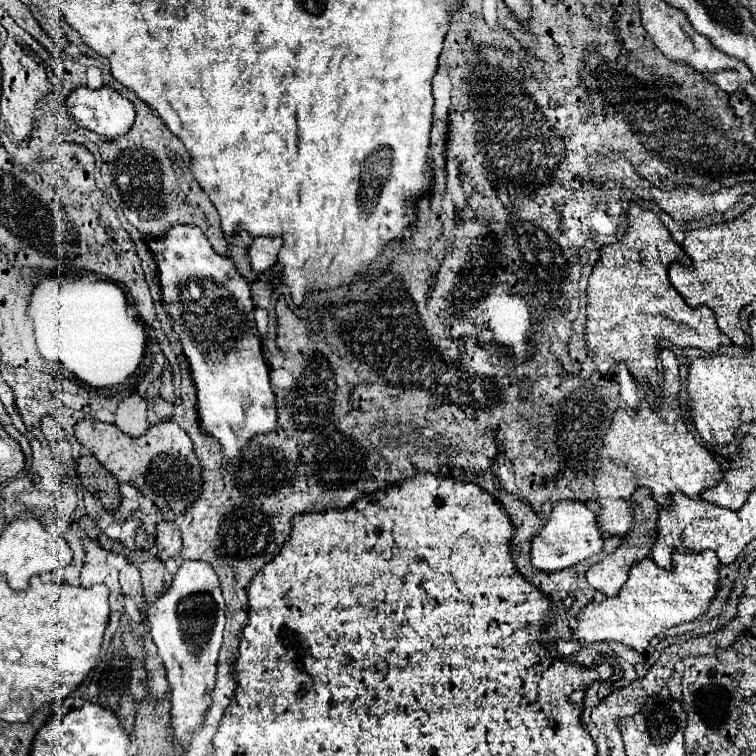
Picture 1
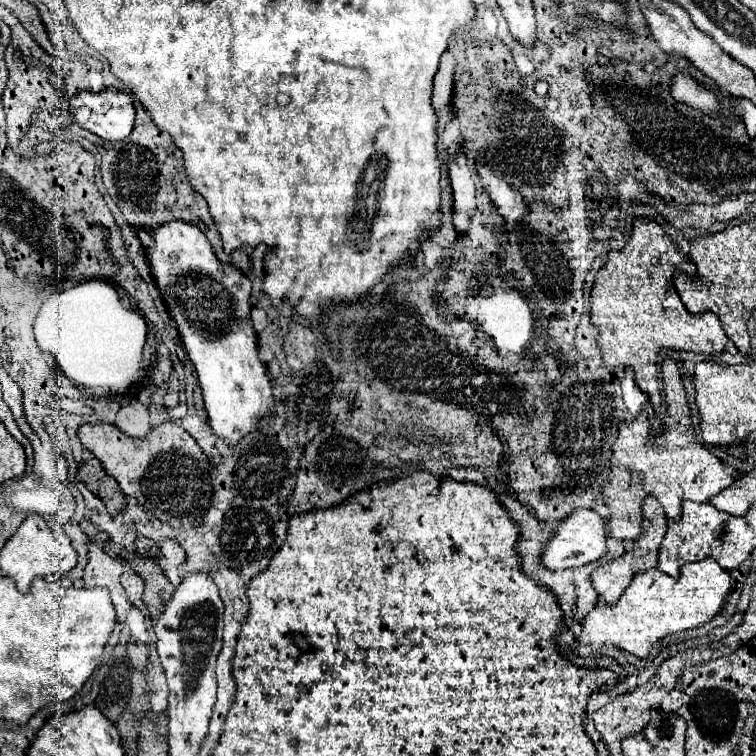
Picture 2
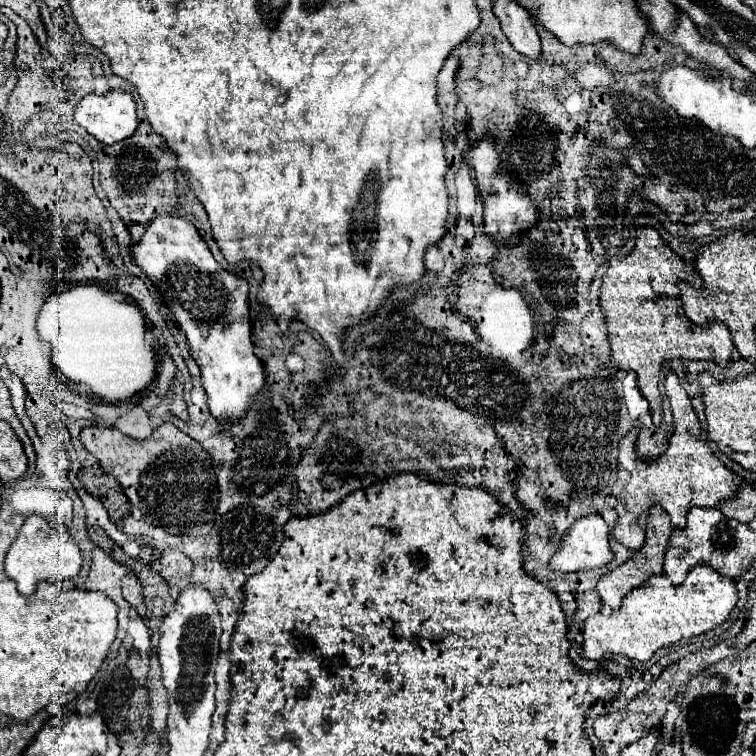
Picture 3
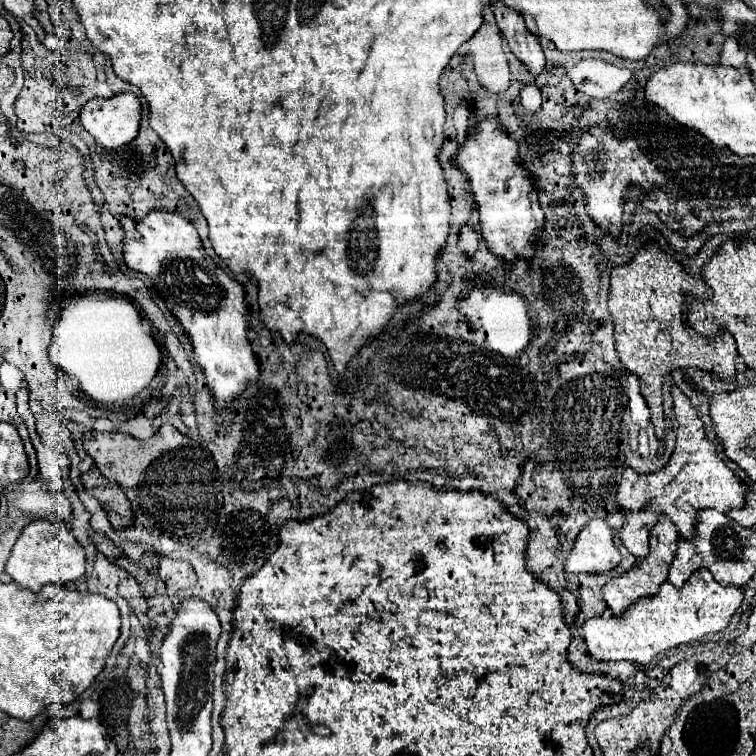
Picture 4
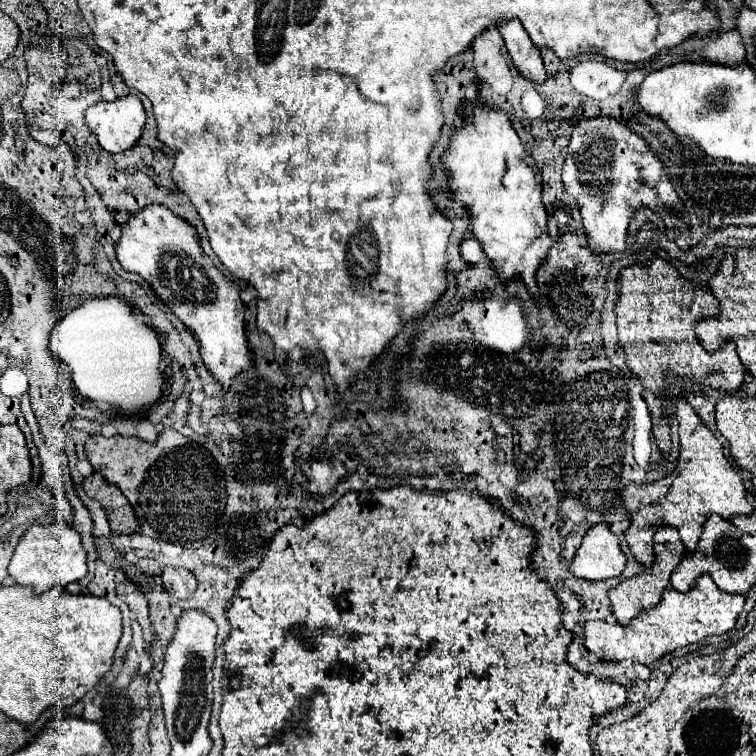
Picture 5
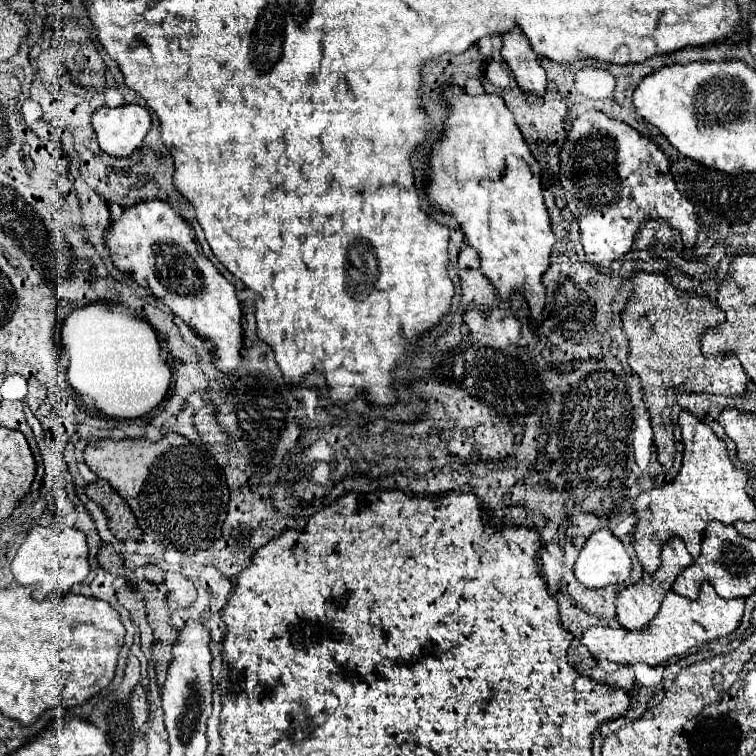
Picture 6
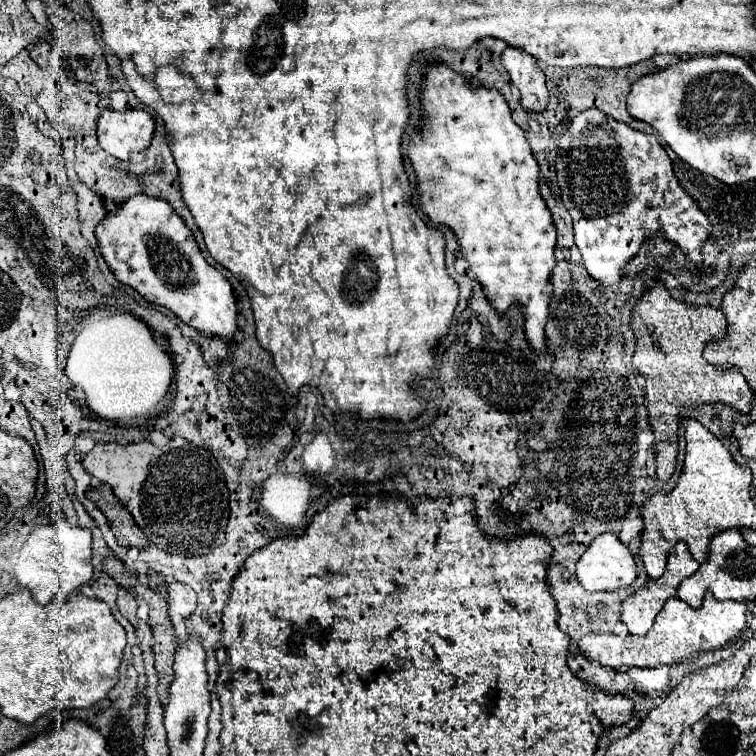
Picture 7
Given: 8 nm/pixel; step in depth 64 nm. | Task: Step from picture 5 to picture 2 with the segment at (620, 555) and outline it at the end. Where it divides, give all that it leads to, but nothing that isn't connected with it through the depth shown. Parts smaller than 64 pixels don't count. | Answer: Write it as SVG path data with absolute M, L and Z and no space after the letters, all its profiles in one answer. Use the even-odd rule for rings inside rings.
M576 510L566 520L560 522L556 536L548 540L548 544L542 550L540 564L548 570L566 570L566 568L578 568L588 562L596 562L606 554L606 520L600 518L594 510Z

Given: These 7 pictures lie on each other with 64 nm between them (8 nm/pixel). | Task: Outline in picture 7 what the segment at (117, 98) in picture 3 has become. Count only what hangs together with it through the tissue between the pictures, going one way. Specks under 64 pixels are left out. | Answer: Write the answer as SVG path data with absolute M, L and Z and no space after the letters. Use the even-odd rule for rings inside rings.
M104 110L98 118L98 142L114 158L128 162L132 152L148 150L154 128L152 116L144 110Z

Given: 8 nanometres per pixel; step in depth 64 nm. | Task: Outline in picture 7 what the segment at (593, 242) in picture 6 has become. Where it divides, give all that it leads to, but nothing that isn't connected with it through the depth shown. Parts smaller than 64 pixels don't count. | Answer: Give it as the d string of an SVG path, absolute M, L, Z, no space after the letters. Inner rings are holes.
M598 108L580 112L568 132L558 142L556 156L556 174L560 184L562 204L572 216L574 224L574 242L582 252L588 274L604 286L612 286L626 276L626 264L638 254L640 246L648 238L662 238L676 244L698 270L704 270L702 264L702 244L712 236L712 224L708 216L696 206L686 190L680 186L672 160L658 142L656 136L648 136L630 128L624 122L618 122Z

